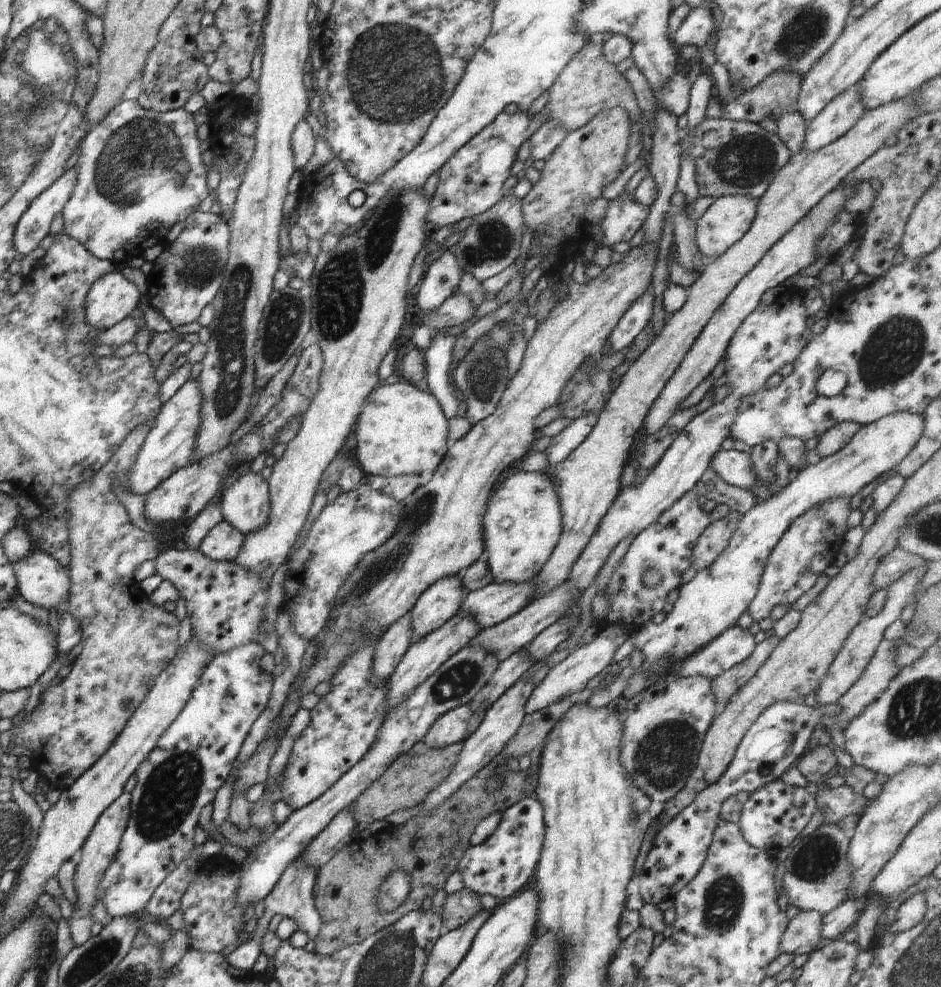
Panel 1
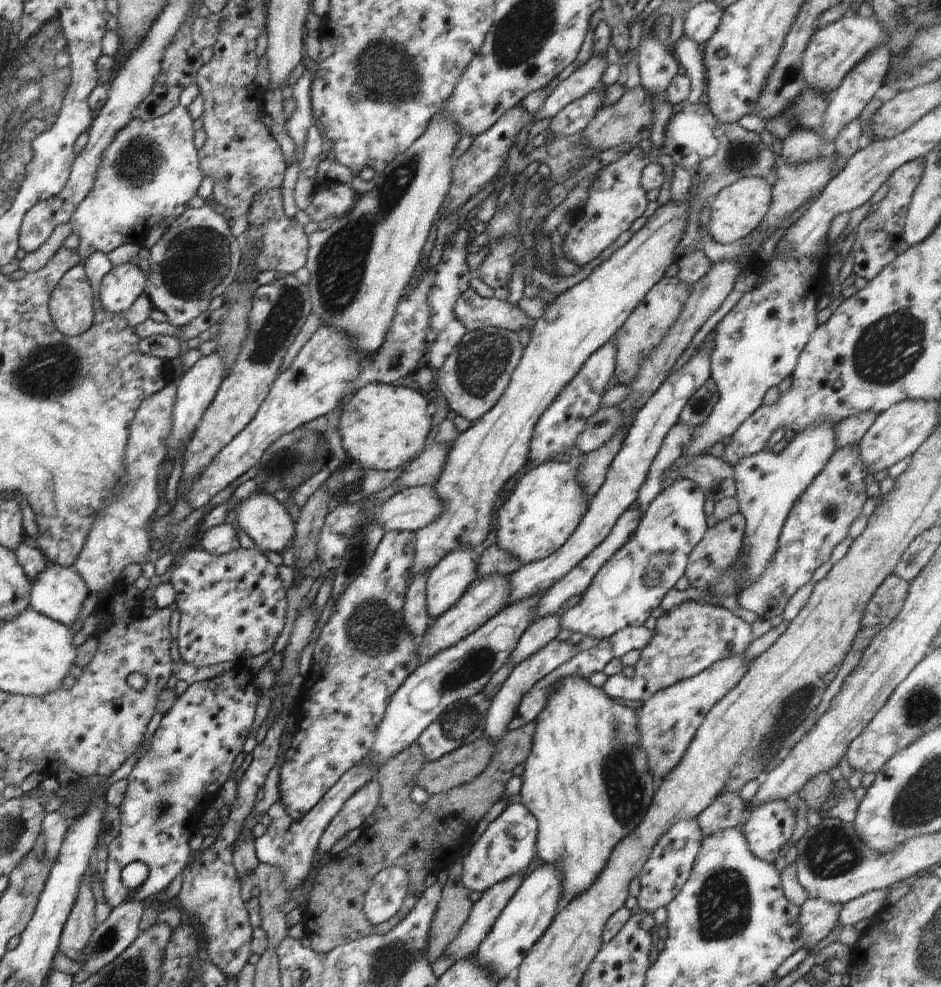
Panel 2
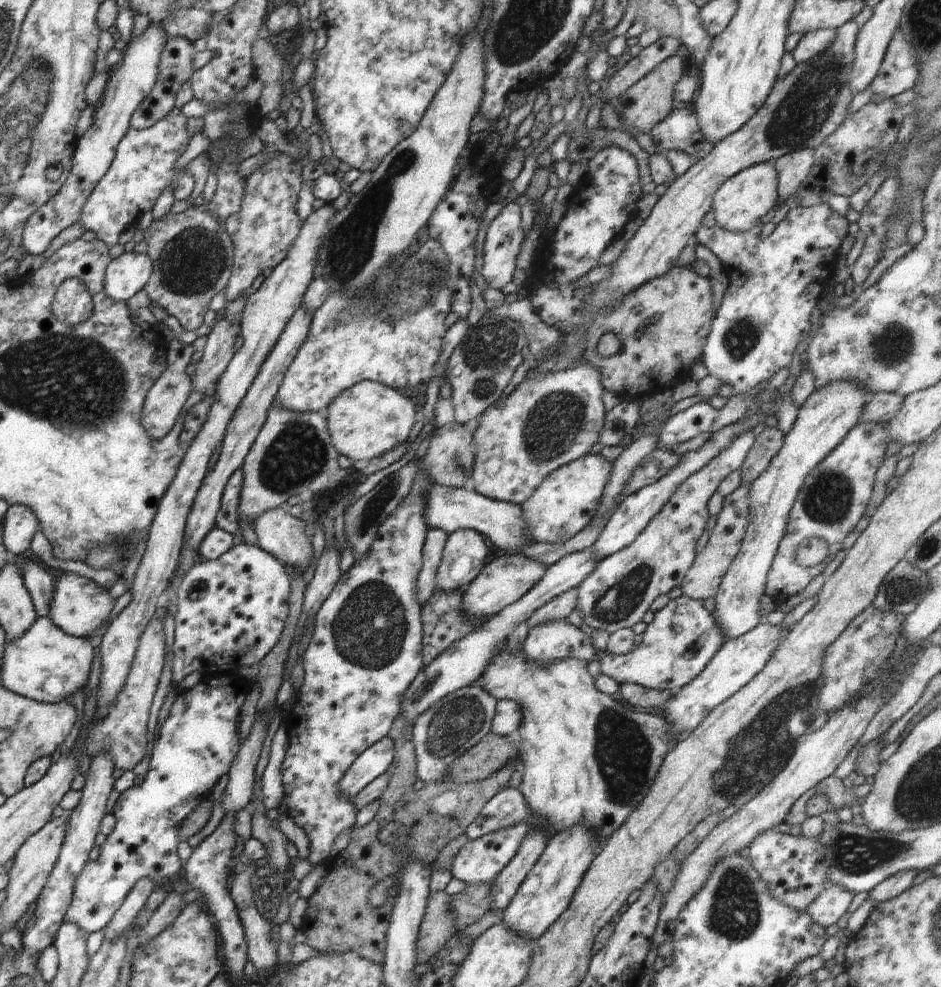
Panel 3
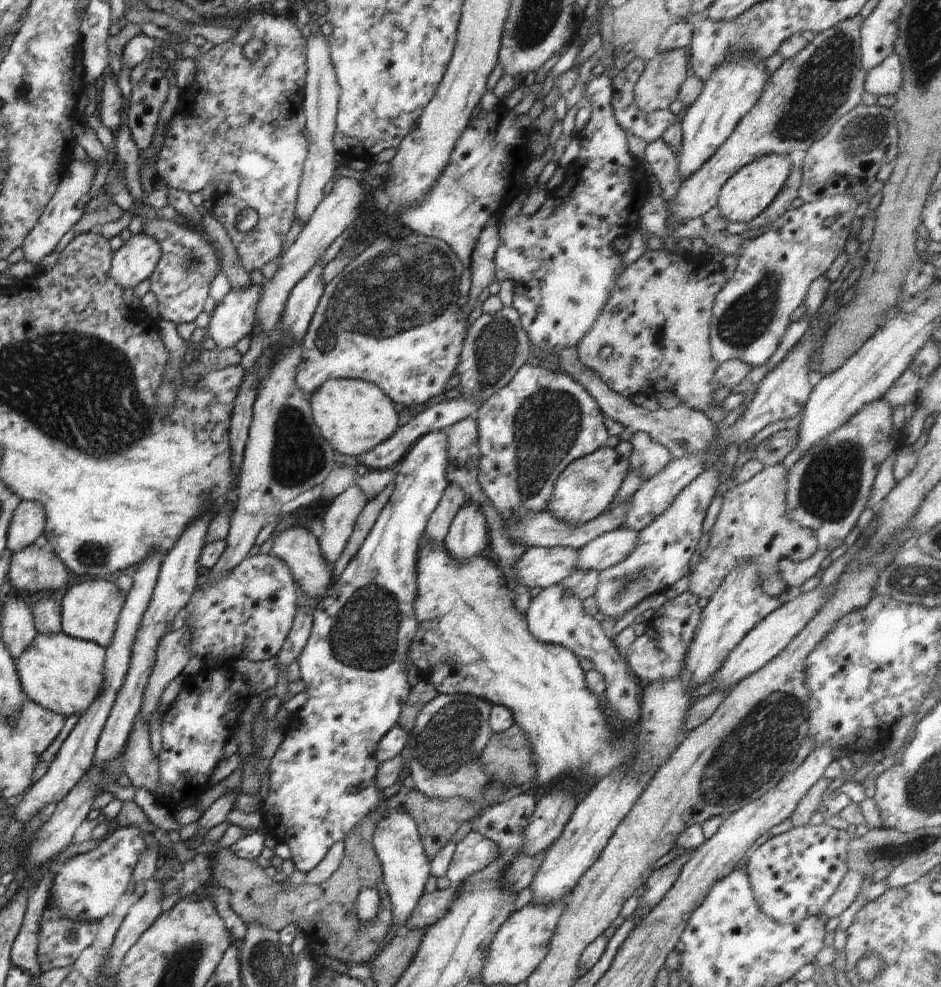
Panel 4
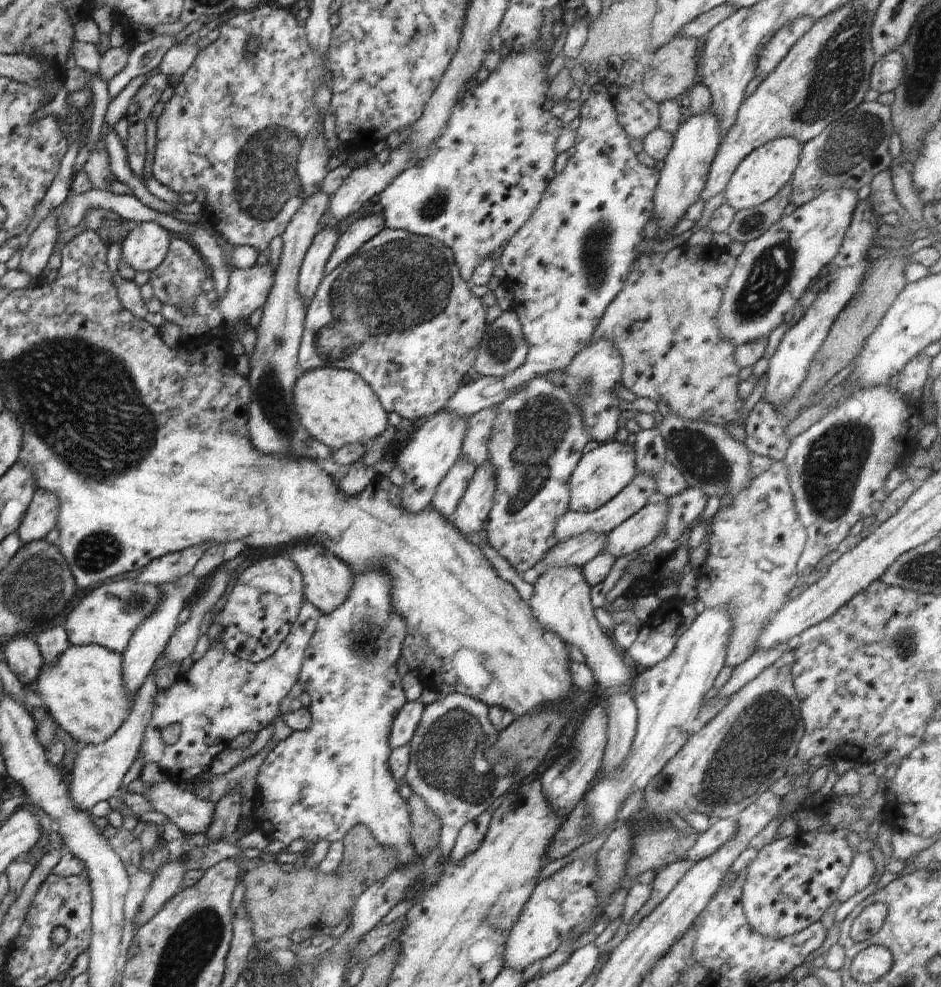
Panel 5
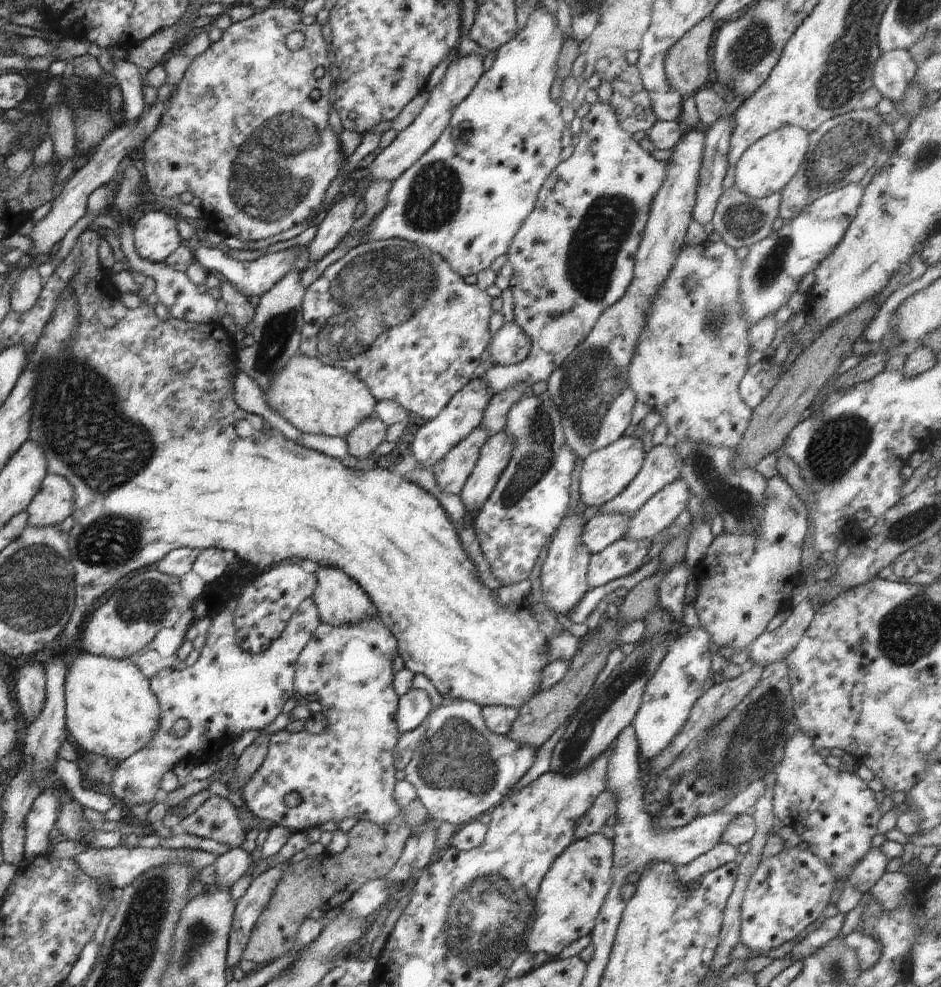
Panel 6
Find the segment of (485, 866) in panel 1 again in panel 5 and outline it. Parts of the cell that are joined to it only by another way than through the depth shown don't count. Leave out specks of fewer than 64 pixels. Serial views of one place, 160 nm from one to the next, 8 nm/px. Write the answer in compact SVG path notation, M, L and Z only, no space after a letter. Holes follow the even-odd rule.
M484 811L480 816L462 826L456 837L454 848L446 861L448 863L457 863L467 857L467 854L474 852L482 844L483 838L486 836L490 819L490 812Z

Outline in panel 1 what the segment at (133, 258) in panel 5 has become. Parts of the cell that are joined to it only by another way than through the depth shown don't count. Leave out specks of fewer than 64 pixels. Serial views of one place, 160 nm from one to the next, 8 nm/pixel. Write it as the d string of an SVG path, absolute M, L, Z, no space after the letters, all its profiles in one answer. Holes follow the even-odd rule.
M116 270L90 287L86 297L87 323L98 330L118 324L137 308L141 293L136 284Z

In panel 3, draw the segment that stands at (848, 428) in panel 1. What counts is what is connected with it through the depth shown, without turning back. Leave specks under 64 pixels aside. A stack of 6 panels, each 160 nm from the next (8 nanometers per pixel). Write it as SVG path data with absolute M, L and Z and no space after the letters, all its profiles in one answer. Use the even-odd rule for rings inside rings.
M897 392L873 393L865 404L860 421L891 421L900 412L905 398Z

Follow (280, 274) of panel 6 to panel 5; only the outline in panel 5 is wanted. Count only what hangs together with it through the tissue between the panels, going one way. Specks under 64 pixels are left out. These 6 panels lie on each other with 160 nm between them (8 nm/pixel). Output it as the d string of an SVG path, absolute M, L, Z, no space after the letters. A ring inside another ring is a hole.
M270 263L245 269L232 269L225 297L214 305L220 308L223 325L246 321L250 314L263 306L275 279Z

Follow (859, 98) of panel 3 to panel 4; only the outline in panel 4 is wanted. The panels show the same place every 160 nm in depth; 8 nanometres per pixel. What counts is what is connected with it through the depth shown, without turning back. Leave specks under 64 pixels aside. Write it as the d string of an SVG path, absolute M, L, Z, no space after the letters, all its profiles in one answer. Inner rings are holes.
M895 54L890 55L884 62L867 72L865 90L876 96L890 96L902 86L903 66L901 58Z

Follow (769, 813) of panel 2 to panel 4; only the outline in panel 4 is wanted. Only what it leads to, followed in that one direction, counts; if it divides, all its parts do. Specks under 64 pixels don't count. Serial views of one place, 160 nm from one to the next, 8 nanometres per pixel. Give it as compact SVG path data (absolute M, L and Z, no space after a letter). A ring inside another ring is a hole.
M804 825L801 827L794 827L793 829L768 839L764 844L762 844L750 858L742 864L744 871L748 875L751 889L753 892L753 897L755 903L759 906L761 912L768 918L775 920L778 924L781 925L795 925L798 924L801 920L805 918L816 916L821 914L822 907L830 900L830 897L836 892L838 885L842 882L842 879L848 874L849 868L847 865L847 858L849 853L849 844L851 841L852 835L844 829L836 829L829 825Z

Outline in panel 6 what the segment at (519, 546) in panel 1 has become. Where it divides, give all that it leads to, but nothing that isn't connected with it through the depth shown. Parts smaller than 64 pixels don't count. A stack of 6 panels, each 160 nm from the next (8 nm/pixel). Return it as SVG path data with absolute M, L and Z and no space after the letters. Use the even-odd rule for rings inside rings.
M622 435L606 448L589 454L580 474L579 492L584 506L602 506L616 498L640 472L646 453L642 439Z

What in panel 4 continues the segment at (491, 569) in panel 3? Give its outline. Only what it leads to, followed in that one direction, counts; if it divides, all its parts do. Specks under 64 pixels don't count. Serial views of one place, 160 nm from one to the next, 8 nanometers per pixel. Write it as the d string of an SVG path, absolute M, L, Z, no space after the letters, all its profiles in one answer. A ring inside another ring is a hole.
M530 547L526 552L519 552L520 558L515 564L519 582L528 590L560 583L578 569L578 551L572 547Z

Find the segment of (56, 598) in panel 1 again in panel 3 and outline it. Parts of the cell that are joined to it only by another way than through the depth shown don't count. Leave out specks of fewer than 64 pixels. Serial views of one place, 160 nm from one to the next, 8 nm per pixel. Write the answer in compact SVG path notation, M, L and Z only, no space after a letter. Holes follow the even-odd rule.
M77 573L66 574L63 578L56 580L49 618L64 632L92 640L94 634L105 622L108 622L115 602L116 599L110 596L109 591L88 576Z

